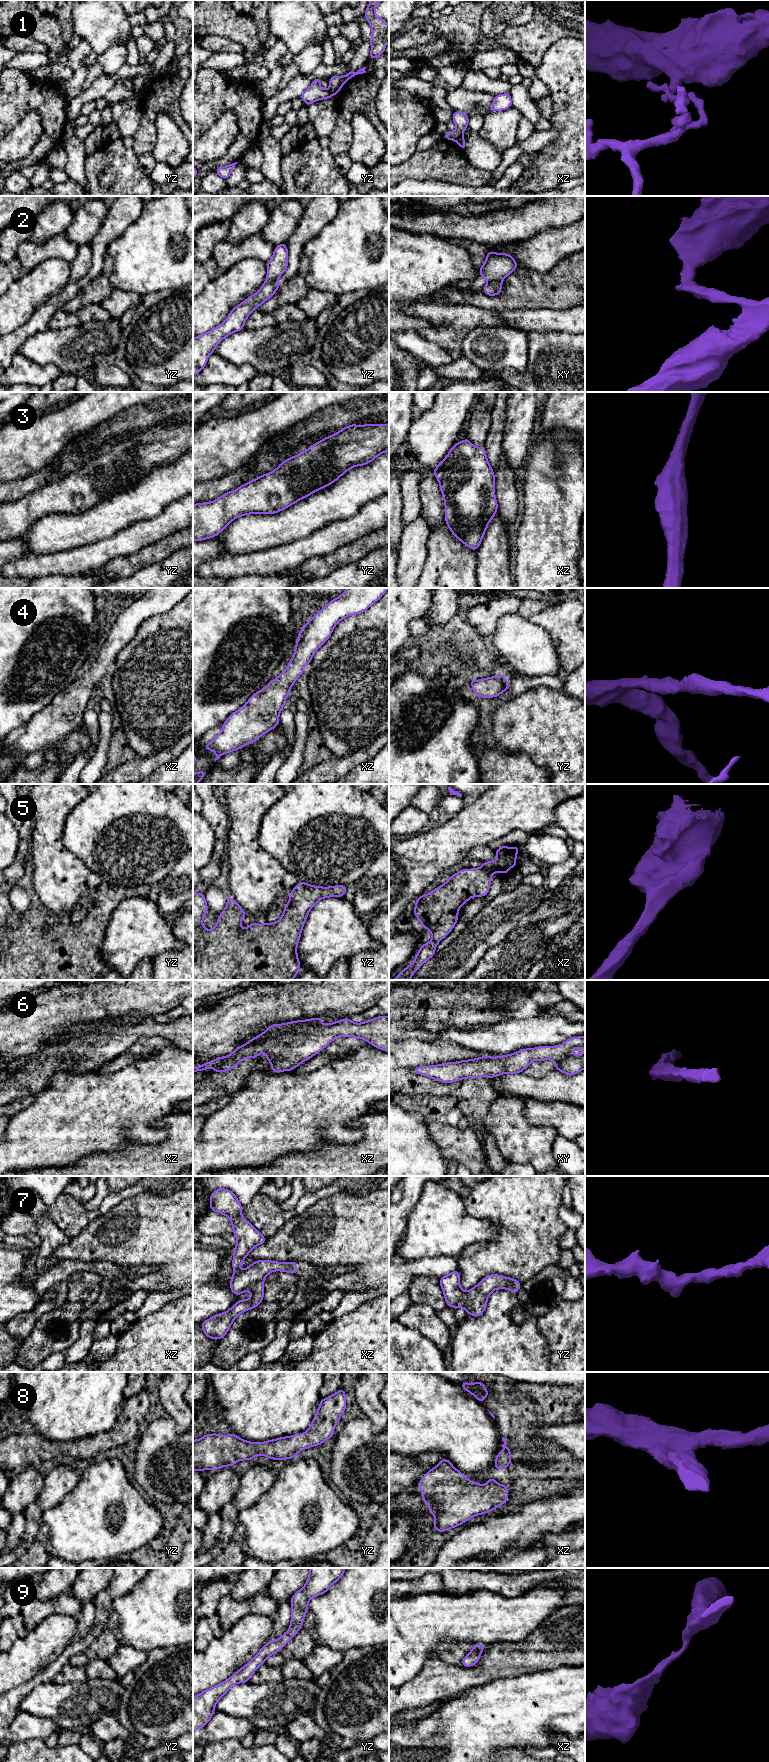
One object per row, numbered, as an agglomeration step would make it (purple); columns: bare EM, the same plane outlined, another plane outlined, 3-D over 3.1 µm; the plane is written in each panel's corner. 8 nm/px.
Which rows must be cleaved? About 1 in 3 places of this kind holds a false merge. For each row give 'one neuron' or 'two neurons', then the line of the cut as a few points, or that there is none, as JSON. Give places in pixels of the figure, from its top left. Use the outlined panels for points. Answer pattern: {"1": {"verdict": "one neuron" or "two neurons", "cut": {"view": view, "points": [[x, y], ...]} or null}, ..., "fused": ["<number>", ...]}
{"1": {"verdict": "two neurons", "cut": {"view": "xz", "points": [[462, 136], [455, 140]]}}, "2": {"verdict": "two neurons", "cut": {"view": "xy", "points": [[501, 280], [489, 282]]}}, "3": {"verdict": "one neuron", "cut": null}, "4": {"verdict": "one neuron", "cut": null}, "5": {"verdict": "one neuron", "cut": null}, "6": {"verdict": "one neuron", "cut": null}, "7": {"verdict": "one neuron", "cut": null}, "8": {"verdict": "one neuron", "cut": null}, "9": {"verdict": "one neuron", "cut": null}, "fused": ["1", "2"]}

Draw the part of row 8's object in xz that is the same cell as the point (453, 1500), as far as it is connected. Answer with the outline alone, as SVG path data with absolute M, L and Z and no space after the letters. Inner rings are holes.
M441 1459L416 1485L423 1493L421 1501L429 1505L429 1514L435 1516L433 1528L439 1532L457 1527L473 1516L496 1510L508 1501L508 1486L497 1483L493 1477L484 1485L479 1485L478 1480L471 1482L448 1459Z

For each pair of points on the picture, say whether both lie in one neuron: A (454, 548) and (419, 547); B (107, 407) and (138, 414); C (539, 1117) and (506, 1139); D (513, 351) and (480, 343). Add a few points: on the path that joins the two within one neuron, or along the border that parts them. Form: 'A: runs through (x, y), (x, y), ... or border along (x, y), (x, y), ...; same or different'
A: border along (431, 531), (427, 542), (427, 558), (422, 570); different
B: border along (143, 402), (120, 411), (100, 422); different
C: border along (525, 1100), (523, 1115), (529, 1122), (553, 1127); different
D: runs through (505, 348), (488, 347); same

